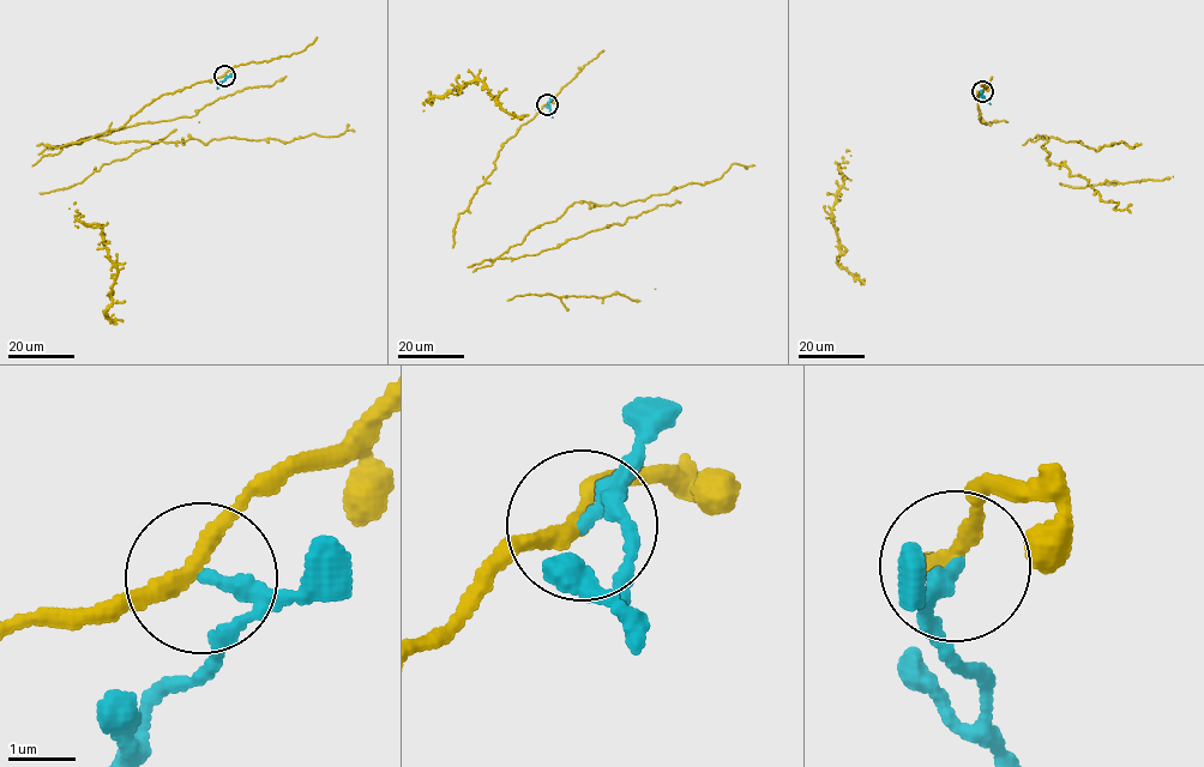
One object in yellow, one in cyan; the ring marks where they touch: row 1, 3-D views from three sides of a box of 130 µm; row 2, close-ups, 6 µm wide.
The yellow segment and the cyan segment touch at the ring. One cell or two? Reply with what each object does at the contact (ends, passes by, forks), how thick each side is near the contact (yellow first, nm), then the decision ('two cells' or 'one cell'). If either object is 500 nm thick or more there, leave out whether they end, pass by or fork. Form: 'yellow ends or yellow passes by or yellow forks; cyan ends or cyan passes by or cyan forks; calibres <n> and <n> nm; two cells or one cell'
yellow passes by; cyan passes by; calibres 240 and 180 nm; two cells

